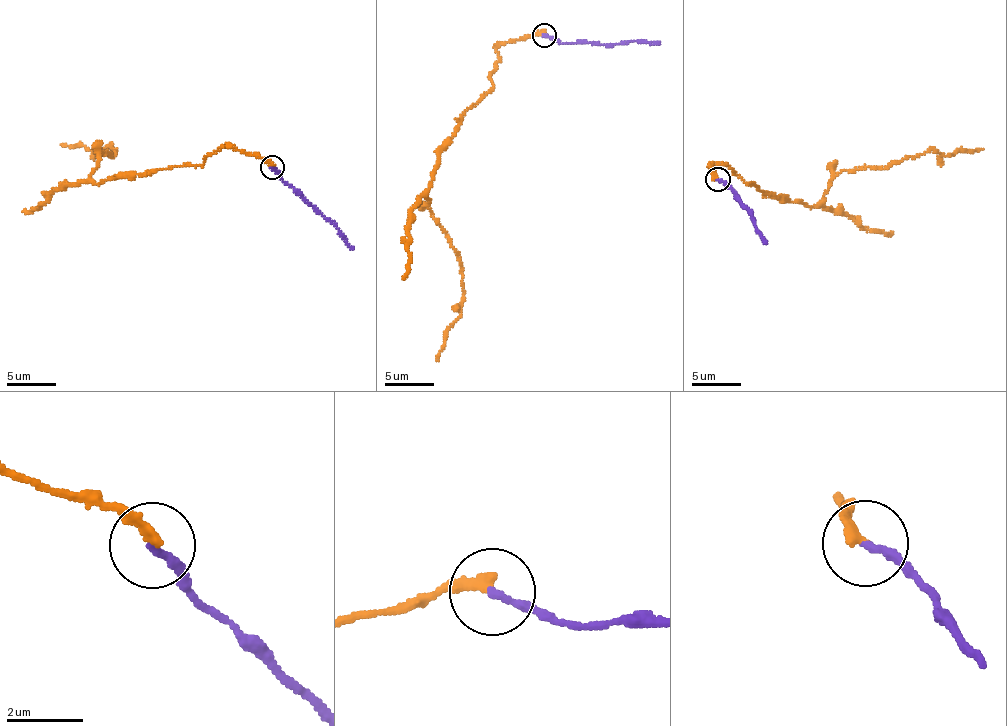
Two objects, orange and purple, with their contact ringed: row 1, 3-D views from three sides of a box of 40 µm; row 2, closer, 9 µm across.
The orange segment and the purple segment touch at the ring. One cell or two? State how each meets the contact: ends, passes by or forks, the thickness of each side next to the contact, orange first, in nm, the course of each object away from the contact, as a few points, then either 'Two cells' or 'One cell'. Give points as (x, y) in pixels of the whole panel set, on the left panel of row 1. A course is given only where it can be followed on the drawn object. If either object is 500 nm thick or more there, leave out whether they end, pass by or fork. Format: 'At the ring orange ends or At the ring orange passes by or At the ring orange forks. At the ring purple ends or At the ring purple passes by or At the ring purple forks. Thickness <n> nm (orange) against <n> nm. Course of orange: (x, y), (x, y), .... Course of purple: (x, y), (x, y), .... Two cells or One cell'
At the ring orange ends. At the ring purple ends. Thickness 240 nm (orange) against 200 nm. Course of orange: (273, 168), (227, 145), (202, 164), (98, 183), (96, 161), (112, 146), (60, 144). Course of purple: (273, 168), (315, 206), (352, 249). Two cells

